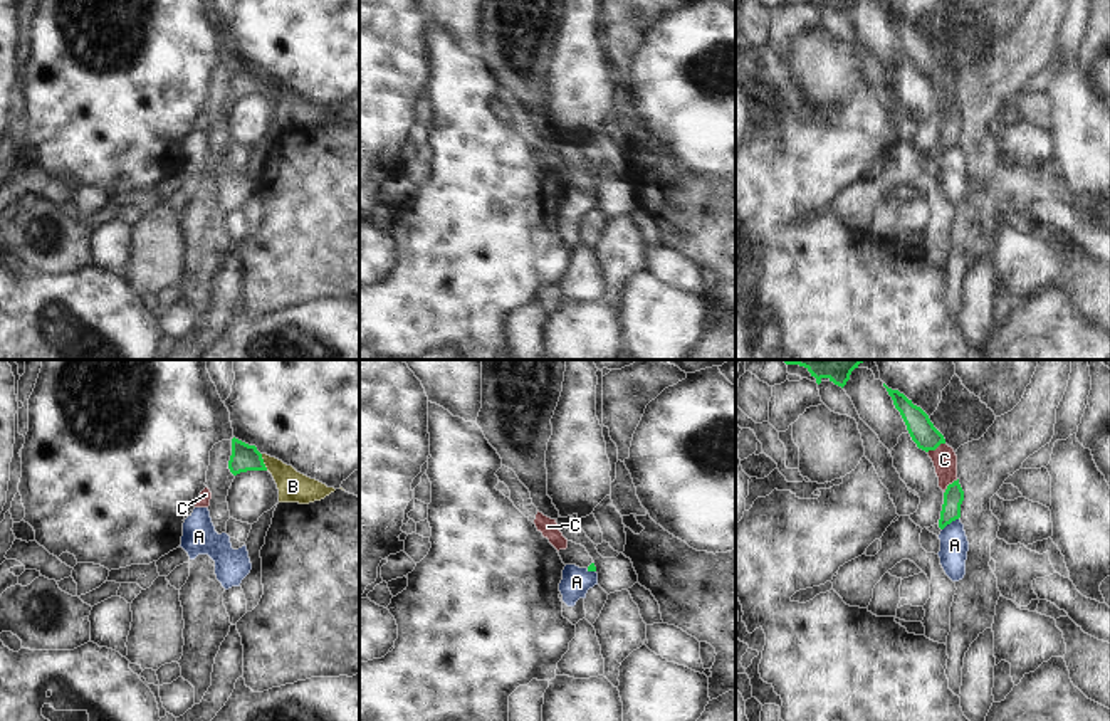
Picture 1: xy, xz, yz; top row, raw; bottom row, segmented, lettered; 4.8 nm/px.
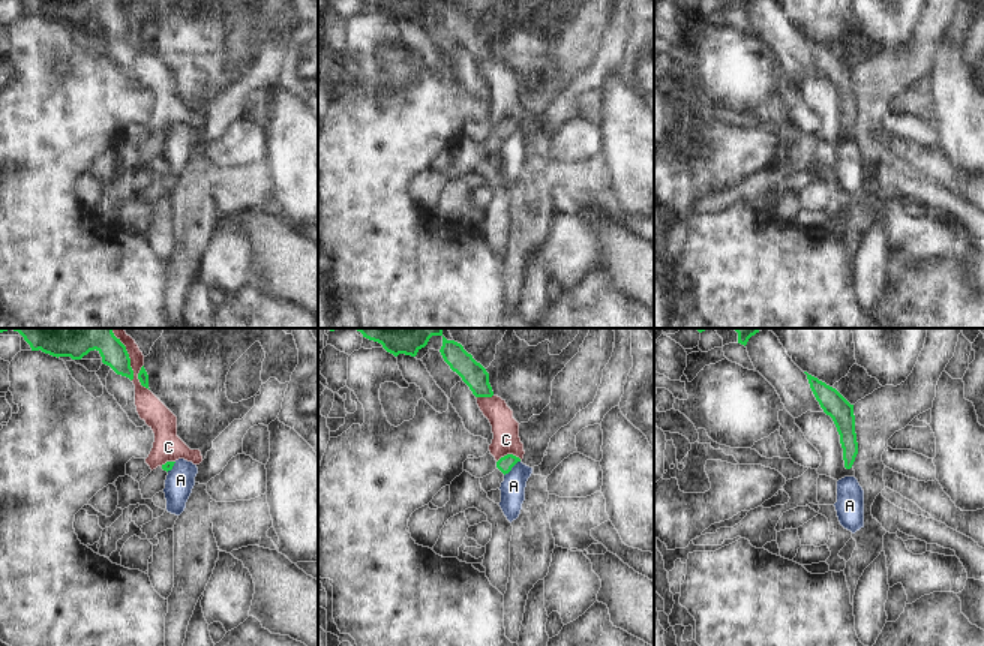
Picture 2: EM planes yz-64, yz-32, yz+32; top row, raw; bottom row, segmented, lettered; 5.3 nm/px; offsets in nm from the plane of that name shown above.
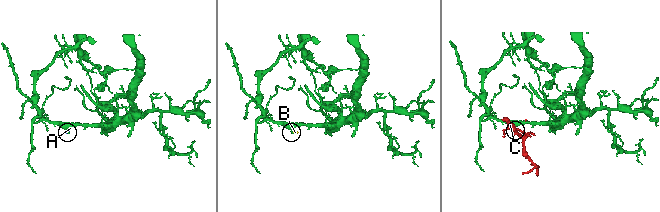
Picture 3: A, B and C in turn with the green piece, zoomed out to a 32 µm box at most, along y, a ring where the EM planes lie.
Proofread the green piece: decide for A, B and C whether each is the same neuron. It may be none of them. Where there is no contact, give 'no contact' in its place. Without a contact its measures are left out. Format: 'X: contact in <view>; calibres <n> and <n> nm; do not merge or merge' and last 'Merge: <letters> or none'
A: contact in yz; calibres 100 and 140 nm; do not merge
B: contact in xy; calibres 130 and 150 nm; merge
C: contact in yz; calibres 120 and 120 nm; do not merge
Merge: B

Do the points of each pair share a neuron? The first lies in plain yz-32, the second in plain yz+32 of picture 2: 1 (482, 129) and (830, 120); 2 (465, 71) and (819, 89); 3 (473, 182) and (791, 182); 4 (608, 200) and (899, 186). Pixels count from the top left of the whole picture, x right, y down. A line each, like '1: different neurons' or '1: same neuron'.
1: same neuron
2: same neuron
3: same neuron
4: same neuron

